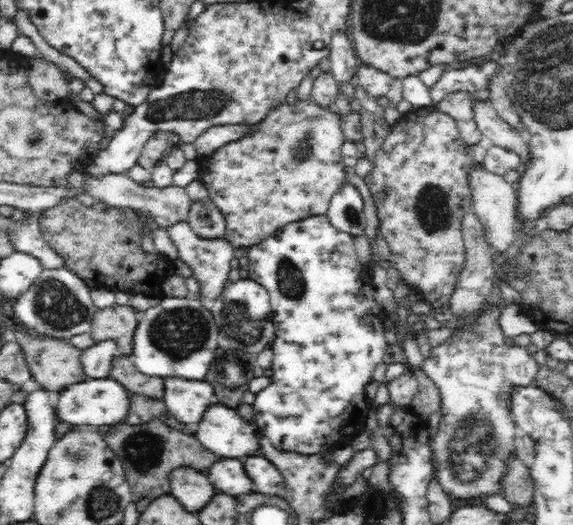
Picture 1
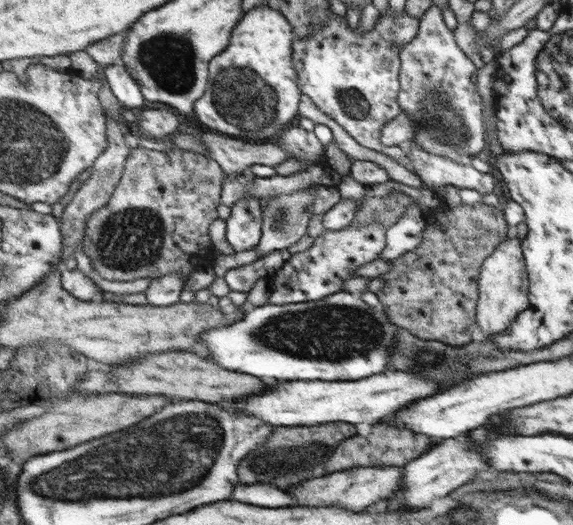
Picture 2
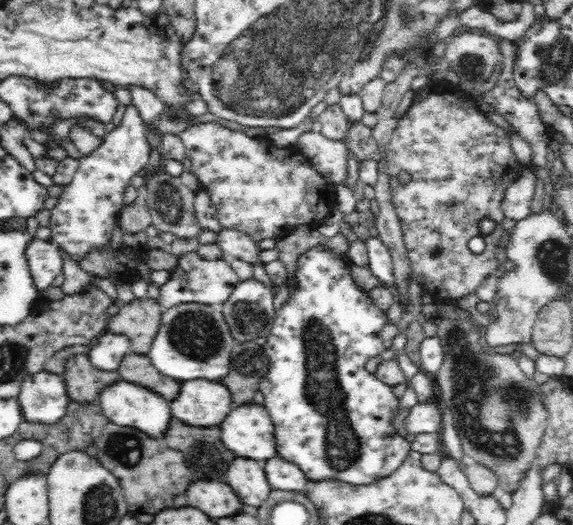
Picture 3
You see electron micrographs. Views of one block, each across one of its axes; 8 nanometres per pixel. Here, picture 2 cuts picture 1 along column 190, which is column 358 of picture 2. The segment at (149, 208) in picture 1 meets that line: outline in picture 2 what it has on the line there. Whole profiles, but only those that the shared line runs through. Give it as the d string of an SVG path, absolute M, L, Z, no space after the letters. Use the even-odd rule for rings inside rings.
M393 179L387 180L382 184L366 187L366 192L362 199L342 199L332 210L328 211L323 217L323 224L326 230L342 230L348 227L355 219L355 210L364 199L372 197L386 198L392 191L402 192L416 200L416 204L425 210L437 208L440 201L434 195L434 191L429 188L415 188Z

